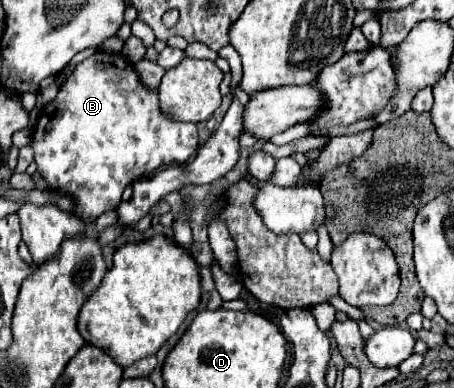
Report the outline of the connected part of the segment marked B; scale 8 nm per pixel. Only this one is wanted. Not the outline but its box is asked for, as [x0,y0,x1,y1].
[34,52,198,220]

